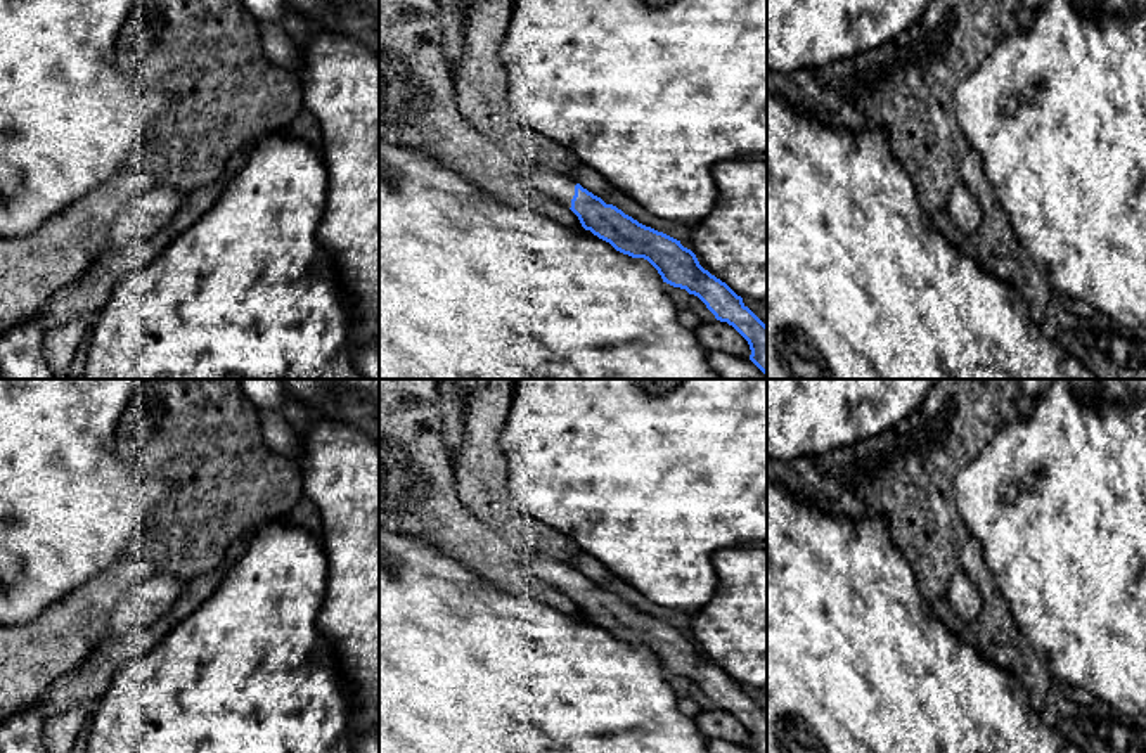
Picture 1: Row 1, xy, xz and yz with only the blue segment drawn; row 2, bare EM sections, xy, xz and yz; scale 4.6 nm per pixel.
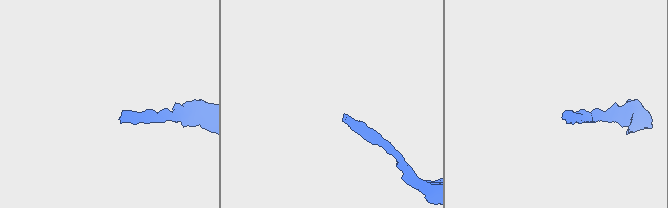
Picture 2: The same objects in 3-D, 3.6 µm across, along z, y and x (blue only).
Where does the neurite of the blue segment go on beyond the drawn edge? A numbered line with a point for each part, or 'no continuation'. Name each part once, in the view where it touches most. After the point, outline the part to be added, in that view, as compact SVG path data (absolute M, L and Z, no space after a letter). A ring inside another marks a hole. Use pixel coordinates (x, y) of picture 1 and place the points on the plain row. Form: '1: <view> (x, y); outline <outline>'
1: xz (560, 575); outline M519 552L521 564L538 580L571 595L576 570L571 564L557 563L535 552Z

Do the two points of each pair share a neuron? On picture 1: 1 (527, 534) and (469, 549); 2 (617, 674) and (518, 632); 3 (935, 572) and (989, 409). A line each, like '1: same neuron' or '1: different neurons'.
1: different neurons
2: same neuron
3: same neuron

